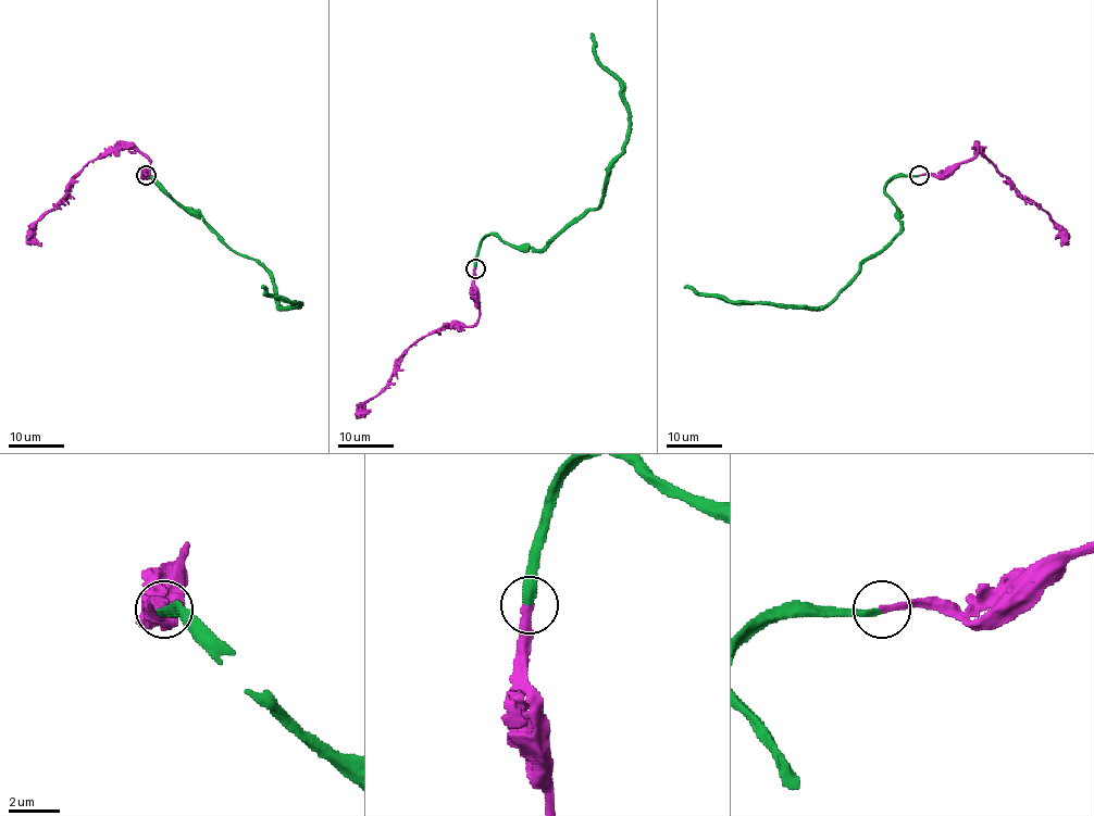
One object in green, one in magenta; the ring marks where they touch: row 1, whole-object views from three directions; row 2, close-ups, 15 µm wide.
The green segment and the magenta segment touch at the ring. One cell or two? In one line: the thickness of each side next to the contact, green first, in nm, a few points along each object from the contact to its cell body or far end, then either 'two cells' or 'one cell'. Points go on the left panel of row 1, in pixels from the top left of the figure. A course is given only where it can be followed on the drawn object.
300 nm thick on the green side, 280 nm on the other; green runs (146, 175), (189, 206), (236, 252), (253, 259), (270, 274), (281, 306), (299, 304), (261, 288); magenta runs (146, 175), (150, 162), (132, 148), (113, 148), (88, 162), (36, 224), (35, 240), (41, 247); one cell

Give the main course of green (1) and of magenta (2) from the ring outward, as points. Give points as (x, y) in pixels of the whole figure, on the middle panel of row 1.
1: (474, 267), (479, 243), (490, 234), (544, 249), (598, 205), (609, 164), (622, 151), (628, 107), (589, 33)
2: (474, 267), (479, 318), (472, 325), (443, 325), (417, 339), (389, 383), (365, 404), (363, 410), (371, 410)

